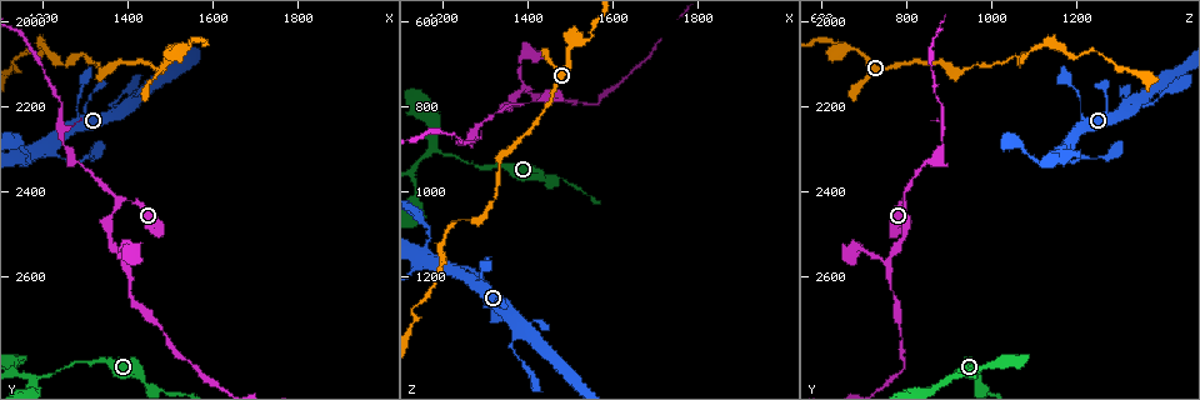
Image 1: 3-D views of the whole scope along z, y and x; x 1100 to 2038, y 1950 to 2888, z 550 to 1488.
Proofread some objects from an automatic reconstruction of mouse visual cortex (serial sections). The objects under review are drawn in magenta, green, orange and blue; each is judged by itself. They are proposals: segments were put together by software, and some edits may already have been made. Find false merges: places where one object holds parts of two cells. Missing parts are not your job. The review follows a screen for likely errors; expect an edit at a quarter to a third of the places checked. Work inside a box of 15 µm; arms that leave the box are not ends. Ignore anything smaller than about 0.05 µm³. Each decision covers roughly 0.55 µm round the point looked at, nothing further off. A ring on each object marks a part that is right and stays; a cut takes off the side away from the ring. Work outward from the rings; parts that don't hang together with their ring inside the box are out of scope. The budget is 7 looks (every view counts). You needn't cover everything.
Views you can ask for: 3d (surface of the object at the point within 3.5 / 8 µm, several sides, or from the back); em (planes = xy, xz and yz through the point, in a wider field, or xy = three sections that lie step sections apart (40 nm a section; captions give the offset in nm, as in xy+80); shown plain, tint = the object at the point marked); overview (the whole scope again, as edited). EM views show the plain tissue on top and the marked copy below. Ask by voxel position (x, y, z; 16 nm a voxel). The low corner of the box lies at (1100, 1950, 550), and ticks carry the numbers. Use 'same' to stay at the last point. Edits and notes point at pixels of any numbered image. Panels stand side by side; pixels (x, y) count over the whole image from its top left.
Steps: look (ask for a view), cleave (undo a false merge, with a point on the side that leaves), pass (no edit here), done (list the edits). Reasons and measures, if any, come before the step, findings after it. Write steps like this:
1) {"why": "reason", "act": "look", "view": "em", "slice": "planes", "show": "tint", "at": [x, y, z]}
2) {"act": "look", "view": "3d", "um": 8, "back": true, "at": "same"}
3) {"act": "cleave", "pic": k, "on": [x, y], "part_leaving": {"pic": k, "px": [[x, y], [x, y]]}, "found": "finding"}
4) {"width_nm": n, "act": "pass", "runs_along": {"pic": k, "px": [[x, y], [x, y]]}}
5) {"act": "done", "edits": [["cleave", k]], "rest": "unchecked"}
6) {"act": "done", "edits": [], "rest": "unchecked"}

{"why": "three arms meet", "act": "look", "view": "3d", "um": 3.5, "at": [1385, 2425, 800]}

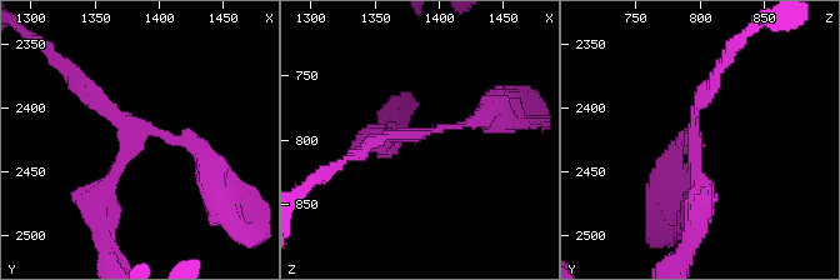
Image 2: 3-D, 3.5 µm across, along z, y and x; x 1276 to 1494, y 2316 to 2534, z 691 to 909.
{"why": "need the tissue", "act": "look", "view": "em", "slice": "xy", "step": 5, "show": "tint", "at": [1384, 2422, 796]}

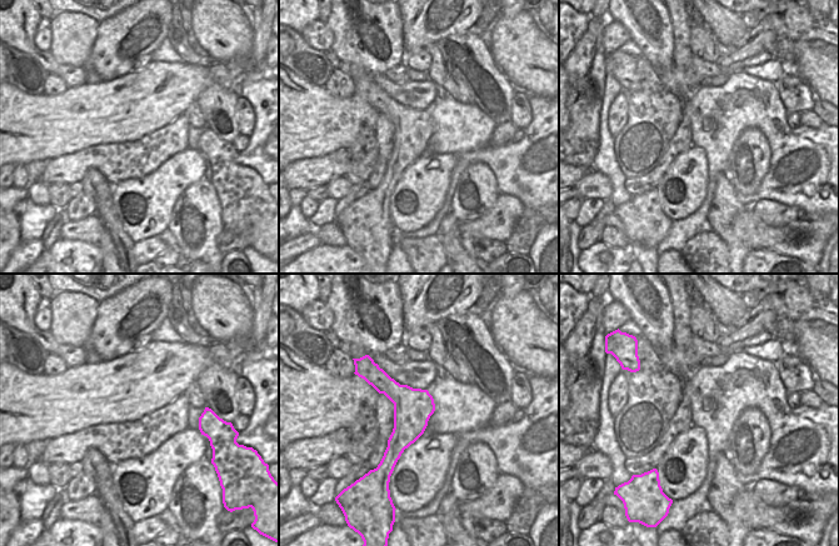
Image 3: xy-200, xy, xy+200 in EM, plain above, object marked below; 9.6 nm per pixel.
{"act": "pass", "runs_along": {"pic": 2, "px": [[206, 159], [191, 140], [141, 133], [99, 209]]}, "found": "all the same cell"}

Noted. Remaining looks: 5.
{"why": "three-way junction", "act": "look", "view": "3d", "um": 3.5, "at": [1190, 2835, 910]}

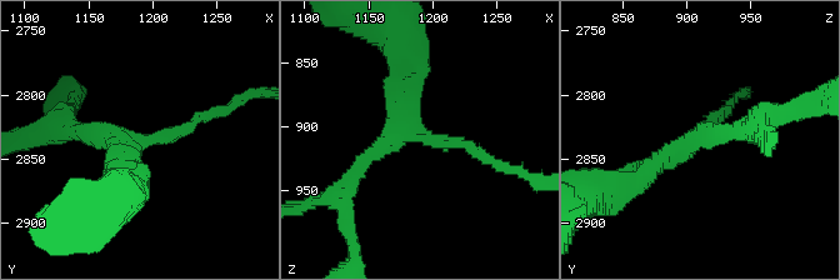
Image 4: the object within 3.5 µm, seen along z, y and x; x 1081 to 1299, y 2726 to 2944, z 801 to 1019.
{"arms": 3, "arm_widths_nm": [150, 250, 300], "why": "need the tissue", "act": "look", "view": "em", "slice": "xy", "step": 3, "show": "tint", "at": [1184, 2836, 906]}

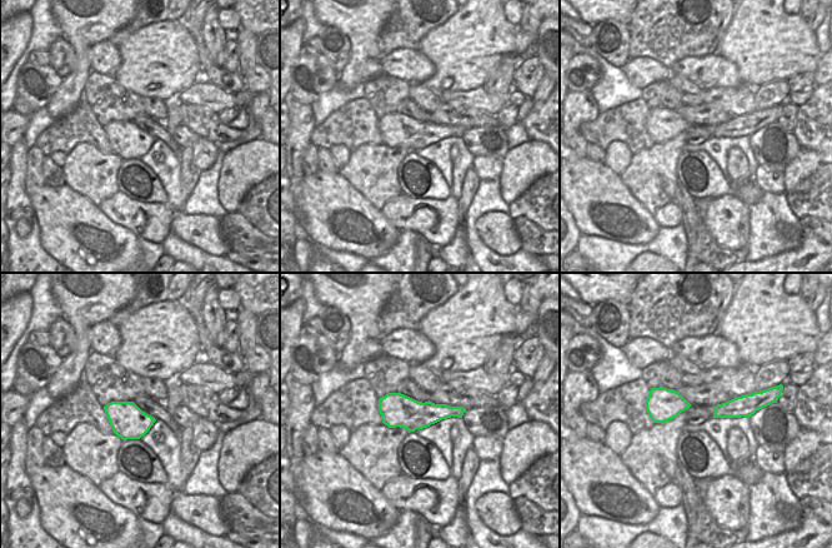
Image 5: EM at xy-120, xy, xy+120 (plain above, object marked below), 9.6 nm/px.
{"act": "pass", "runs_along": {"pic": 4, "px": [[483, 158], [399, 131], [349, 180]]}, "found": "one cell here"}

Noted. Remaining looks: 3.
{"why": "abrupt turn", "act": "look", "view": "3d", "um": 8, "back": true, "at": [1245, 2095, 1065]}

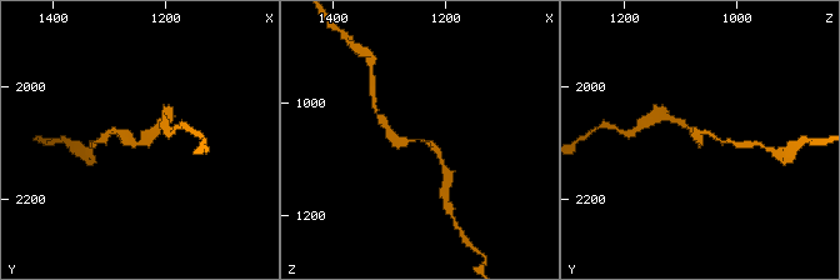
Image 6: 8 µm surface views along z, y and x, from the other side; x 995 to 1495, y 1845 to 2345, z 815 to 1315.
{"act": "look", "view": "3d", "um": 3.5, "back": true, "at": [1245, 2095, 1065]}

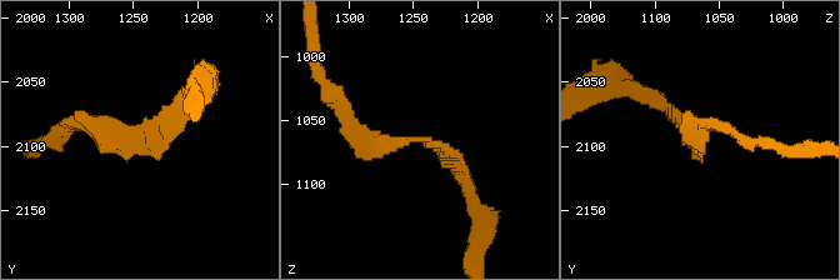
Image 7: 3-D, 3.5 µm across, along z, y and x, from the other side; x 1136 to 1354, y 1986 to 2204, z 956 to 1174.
{"arm_widths_nm": [150, 200], "act": "look", "view": "em", "slice": "xy", "step": 5, "show": "tint", "at": [1244, 2092, 1068]}

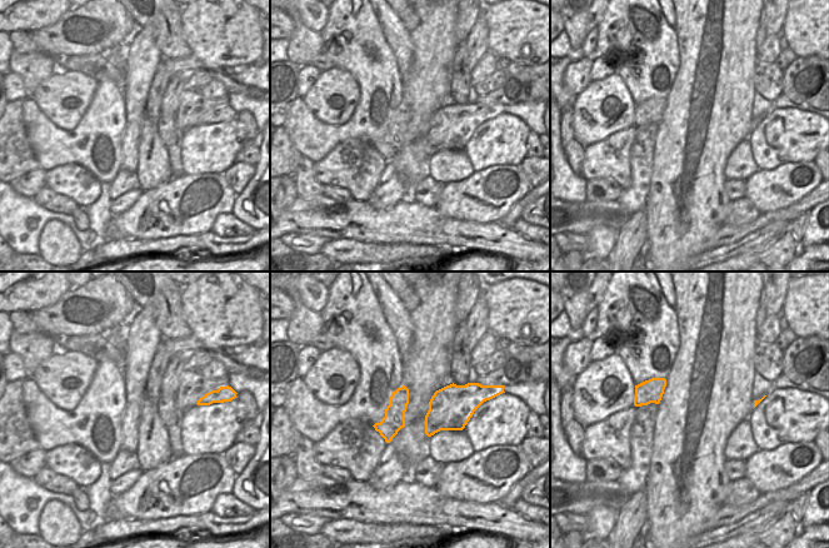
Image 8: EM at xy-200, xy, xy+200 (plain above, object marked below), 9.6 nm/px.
{"act": "pass", "runs_along": {"pic": 7, "px": [[350, 125], [430, 144], [469, 186]]}, "found": "one cell here"}

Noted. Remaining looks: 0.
{"act": "done", "edits": [], "rest": "unchecked"}

